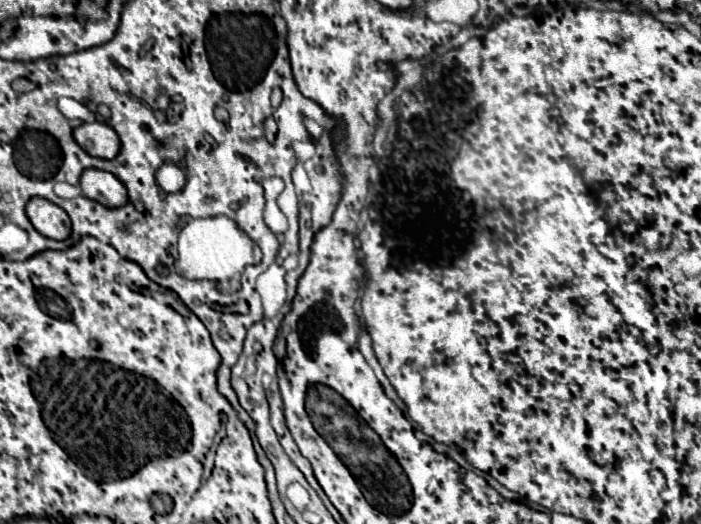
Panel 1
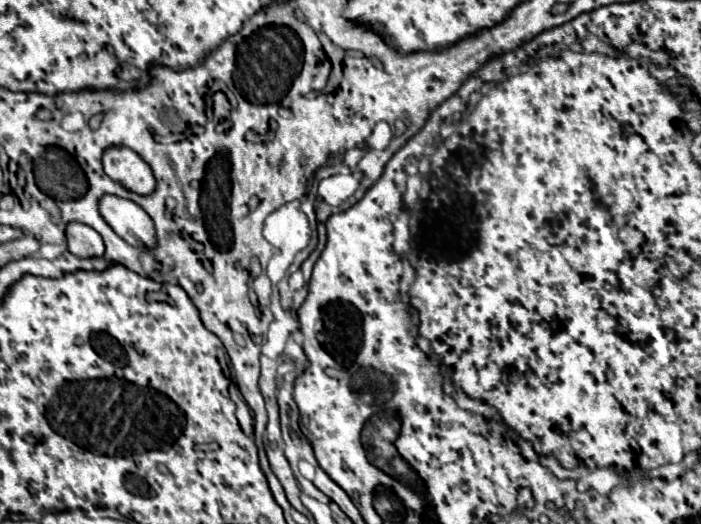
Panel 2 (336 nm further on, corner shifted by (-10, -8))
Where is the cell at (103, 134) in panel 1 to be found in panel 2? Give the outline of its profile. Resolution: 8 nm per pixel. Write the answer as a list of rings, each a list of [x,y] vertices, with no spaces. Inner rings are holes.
[[[110,146],[102,156],[104,172],[136,194],[150,194],[154,190],[154,174],[150,166],[126,146]]]

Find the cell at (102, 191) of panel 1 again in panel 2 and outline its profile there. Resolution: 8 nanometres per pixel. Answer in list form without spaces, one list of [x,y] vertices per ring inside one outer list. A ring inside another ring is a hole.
[[[106,194],[100,198],[100,214],[128,244],[152,246],[156,236],[154,222],[136,202]]]

